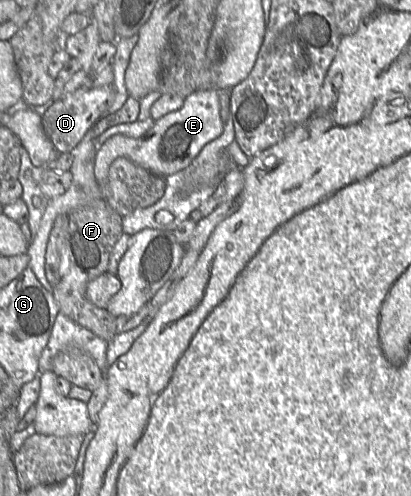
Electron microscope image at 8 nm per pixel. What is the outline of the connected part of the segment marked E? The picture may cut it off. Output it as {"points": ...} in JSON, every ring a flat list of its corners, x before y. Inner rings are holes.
{"points":[[218,89,197,90,185,98,184,104,179,110,170,112,155,120,152,128,143,136,139,138,132,138,123,134,111,136,98,147,96,152,94,174,98,185,101,187,102,184,105,184,109,167,118,157,128,158,151,173,162,177,167,177,185,169,207,143,220,136,223,132,224,122,221,118,220,108]]}

